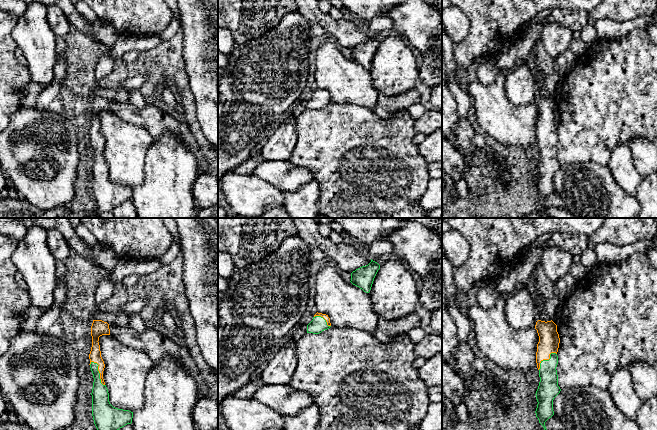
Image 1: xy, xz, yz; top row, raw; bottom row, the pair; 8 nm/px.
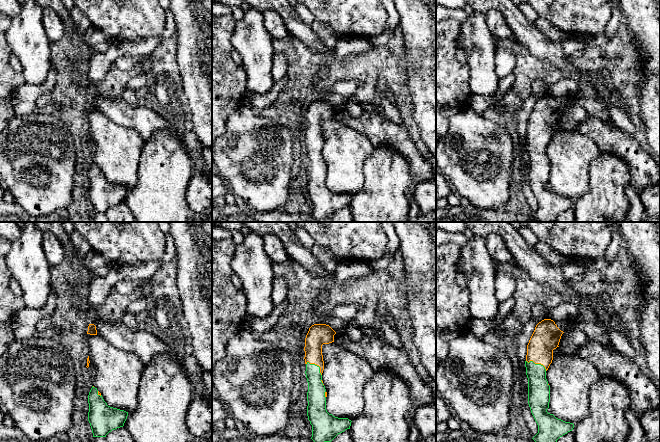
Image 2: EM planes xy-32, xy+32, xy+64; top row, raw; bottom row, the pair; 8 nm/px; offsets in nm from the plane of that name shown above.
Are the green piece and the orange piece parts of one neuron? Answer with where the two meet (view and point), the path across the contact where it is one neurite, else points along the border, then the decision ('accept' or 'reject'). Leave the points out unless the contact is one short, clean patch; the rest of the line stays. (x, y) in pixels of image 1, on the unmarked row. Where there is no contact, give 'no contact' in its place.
meets green in xy at (98, 148); runs through xy (100, 173), (98, 148), (95, 130); accept

